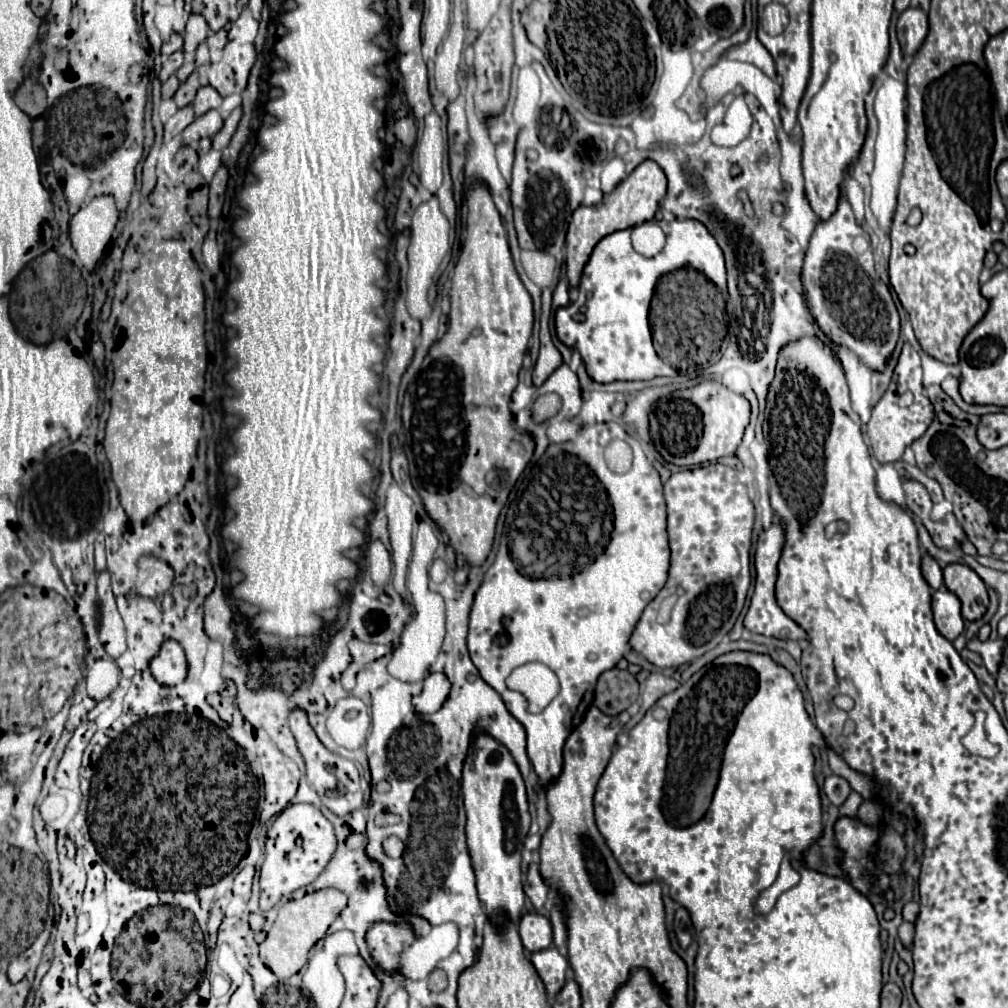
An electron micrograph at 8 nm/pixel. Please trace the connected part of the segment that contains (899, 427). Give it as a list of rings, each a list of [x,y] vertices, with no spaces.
[[[906,341],[902,347],[902,353],[898,357],[890,387],[882,395],[882,399],[876,403],[872,409],[872,419],[866,425],[866,435],[872,447],[872,455],[880,463],[894,463],[900,461],[904,449],[916,441],[928,425],[934,419],[934,409],[932,403],[922,395],[922,367],[920,367],[920,355],[918,351]]]

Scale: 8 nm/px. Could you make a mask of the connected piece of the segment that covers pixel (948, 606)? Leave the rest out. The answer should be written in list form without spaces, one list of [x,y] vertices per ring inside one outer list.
[[[940,587],[932,593],[932,613],[936,629],[948,641],[954,641],[962,633],[964,619],[960,615],[960,599],[946,587]]]

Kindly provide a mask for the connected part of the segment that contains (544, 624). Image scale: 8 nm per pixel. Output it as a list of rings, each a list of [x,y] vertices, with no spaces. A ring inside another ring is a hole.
[[[608,421],[608,423],[594,423],[594,425],[584,425],[580,427],[578,431],[578,437],[570,443],[552,443],[546,453],[538,459],[538,463],[526,473],[526,477],[522,477],[520,485],[518,485],[518,491],[516,491],[516,497],[512,499],[510,507],[508,507],[508,515],[506,515],[506,529],[504,529],[504,535],[500,539],[500,547],[498,547],[498,553],[496,553],[496,559],[494,563],[490,565],[490,569],[486,571],[484,579],[482,579],[482,585],[478,587],[476,591],[476,597],[474,597],[474,603],[472,603],[472,609],[470,609],[470,631],[467,635],[467,647],[470,651],[470,659],[472,663],[476,665],[476,669],[480,671],[480,677],[504,699],[510,715],[514,719],[518,719],[524,729],[526,729],[526,737],[528,737],[528,757],[534,765],[534,771],[538,775],[538,787],[540,791],[544,793],[562,773],[562,749],[564,749],[564,743],[566,739],[570,737],[570,733],[580,725],[582,721],[582,715],[586,717],[586,711],[590,709],[592,701],[594,701],[594,687],[596,687],[596,681],[598,677],[616,667],[618,661],[624,657],[624,651],[628,649],[628,641],[630,641],[630,635],[644,611],[644,607],[658,595],[658,591],[664,587],[666,583],[666,577],[668,577],[668,567],[670,567],[670,547],[668,547],[668,537],[666,537],[666,503],[664,503],[664,495],[662,495],[662,483],[660,483],[660,477],[656,473],[656,469],[652,467],[652,463],[648,463],[642,447],[640,447],[640,441],[636,437],[632,437],[626,427],[620,423],[620,421]],[[612,439],[624,439],[632,451],[634,451],[634,463],[632,463],[632,469],[624,475],[618,475],[618,473],[612,473],[606,463],[604,463],[604,447],[612,441]],[[524,663],[544,663],[548,667],[552,667],[552,671],[558,675],[560,679],[560,693],[552,699],[552,703],[542,711],[542,713],[528,713],[526,711],[526,701],[522,695],[518,695],[516,691],[508,691],[504,681],[506,677],[518,667],[518,665],[524,665]]]

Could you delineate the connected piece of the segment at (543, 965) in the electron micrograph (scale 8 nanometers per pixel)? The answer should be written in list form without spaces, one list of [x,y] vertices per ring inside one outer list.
[[[548,947],[544,951],[536,951],[530,957],[534,969],[538,971],[548,997],[556,997],[558,991],[562,989],[566,981],[566,969],[568,969],[568,959],[558,953],[556,947]]]

